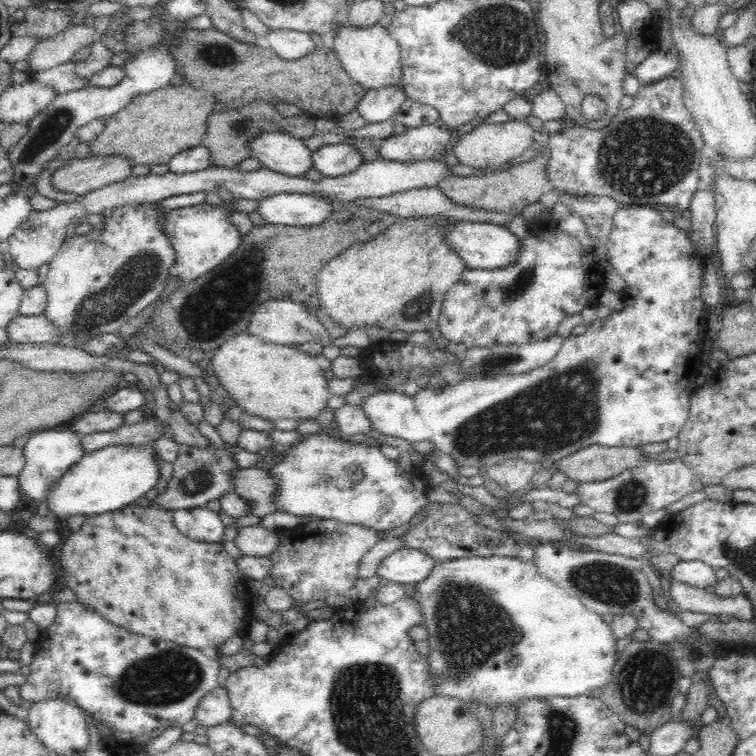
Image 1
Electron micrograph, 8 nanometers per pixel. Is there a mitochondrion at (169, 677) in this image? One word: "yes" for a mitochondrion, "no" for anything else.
yes

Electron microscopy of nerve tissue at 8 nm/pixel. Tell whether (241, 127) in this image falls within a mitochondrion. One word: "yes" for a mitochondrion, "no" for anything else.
yes

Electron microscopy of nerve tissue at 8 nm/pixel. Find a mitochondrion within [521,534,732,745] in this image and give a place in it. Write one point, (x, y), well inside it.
(646, 683)

